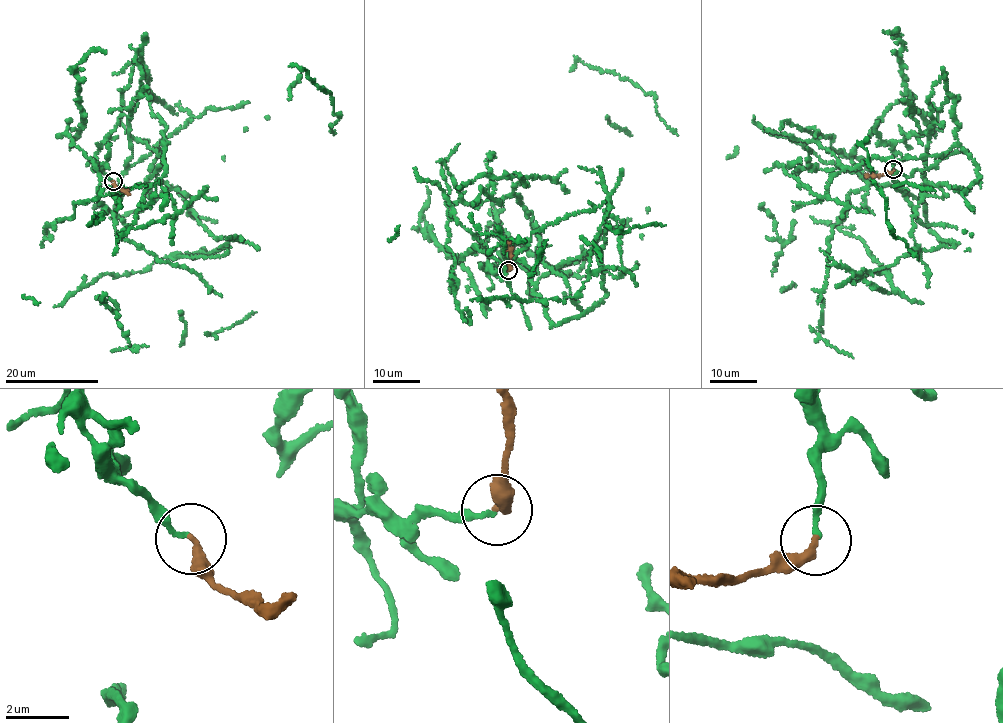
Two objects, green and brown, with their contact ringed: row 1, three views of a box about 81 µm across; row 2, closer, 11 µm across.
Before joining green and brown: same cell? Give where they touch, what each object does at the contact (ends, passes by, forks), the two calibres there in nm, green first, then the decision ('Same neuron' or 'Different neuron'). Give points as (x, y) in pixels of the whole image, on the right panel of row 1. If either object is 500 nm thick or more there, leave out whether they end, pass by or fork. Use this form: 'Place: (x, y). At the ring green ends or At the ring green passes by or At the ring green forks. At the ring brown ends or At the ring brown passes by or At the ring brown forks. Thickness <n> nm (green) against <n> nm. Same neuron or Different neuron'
Place: (893, 169). At the ring green ends. At the ring brown ends. Thickness 140 nm (green) against 320 nm. Same neuron

